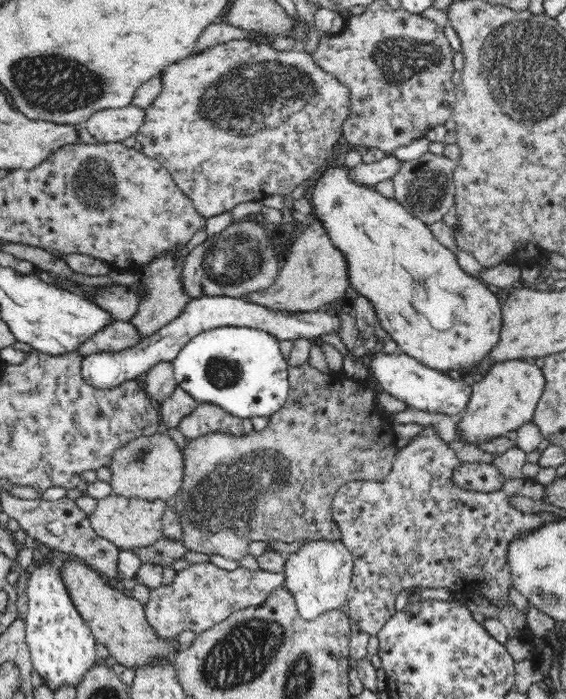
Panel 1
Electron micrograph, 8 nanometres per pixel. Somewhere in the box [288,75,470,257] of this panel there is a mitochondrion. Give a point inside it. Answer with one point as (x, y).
(429, 188)

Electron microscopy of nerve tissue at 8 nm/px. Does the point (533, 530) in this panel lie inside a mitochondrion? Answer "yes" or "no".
no

